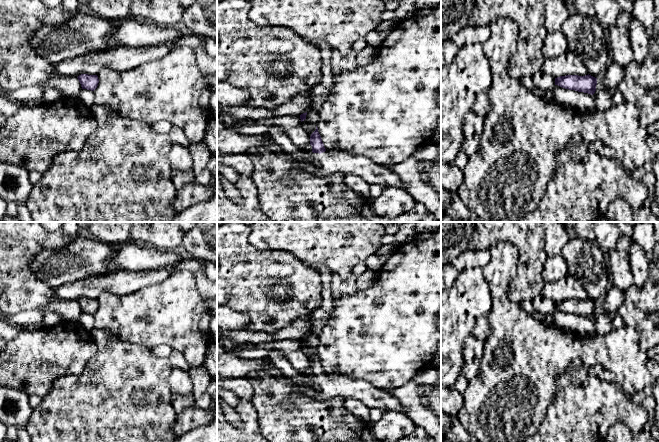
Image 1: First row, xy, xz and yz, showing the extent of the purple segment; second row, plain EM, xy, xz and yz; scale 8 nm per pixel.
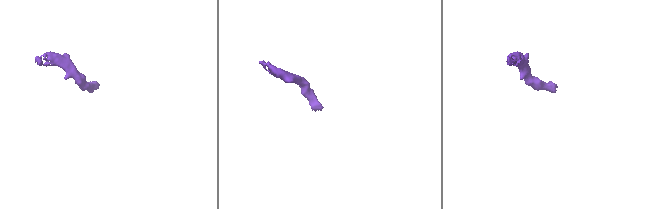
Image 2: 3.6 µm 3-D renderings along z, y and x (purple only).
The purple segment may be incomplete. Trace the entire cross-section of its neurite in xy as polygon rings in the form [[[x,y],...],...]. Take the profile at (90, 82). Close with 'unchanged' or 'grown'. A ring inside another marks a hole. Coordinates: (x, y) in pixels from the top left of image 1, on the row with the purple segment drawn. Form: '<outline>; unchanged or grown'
[[[81,74],[78,77],[82,89],[94,91],[99,83],[97,75]]]; unchanged

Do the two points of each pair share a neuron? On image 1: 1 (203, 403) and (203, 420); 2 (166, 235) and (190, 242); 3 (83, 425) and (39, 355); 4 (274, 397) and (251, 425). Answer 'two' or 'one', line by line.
1: two
2: two
3: two
4: two

